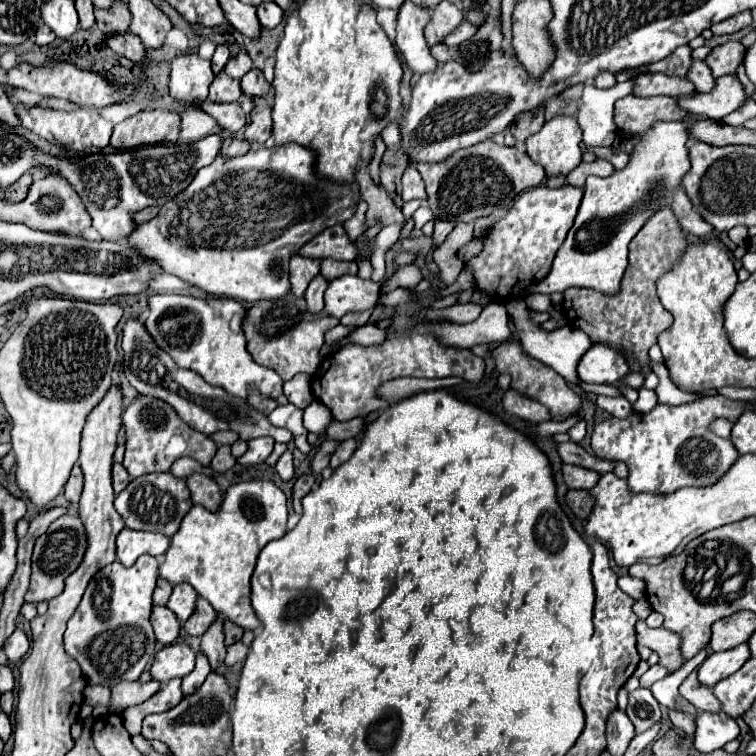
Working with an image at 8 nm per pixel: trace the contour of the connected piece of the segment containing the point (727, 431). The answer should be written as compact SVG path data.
M719 418L719 420L715 420L713 424L711 424L711 430L717 434L717 436L721 436L721 438L729 438L731 436L731 422L729 420L723 420L723 418Z

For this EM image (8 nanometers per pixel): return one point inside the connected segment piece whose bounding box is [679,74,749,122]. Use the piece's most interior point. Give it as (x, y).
(729, 94)

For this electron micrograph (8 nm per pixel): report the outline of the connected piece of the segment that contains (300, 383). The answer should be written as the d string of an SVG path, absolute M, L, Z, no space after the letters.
M297 374L293 380L285 382L283 394L297 408L307 408L315 400L311 392L311 378L305 374Z

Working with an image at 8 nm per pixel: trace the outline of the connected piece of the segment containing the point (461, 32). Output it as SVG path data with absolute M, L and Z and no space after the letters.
M461 24L461 26L457 26L451 34L447 34L445 38L443 38L443 44L447 44L447 46L459 46L461 42L465 42L465 40L469 40L473 34L477 32L477 28L473 28L471 24Z

